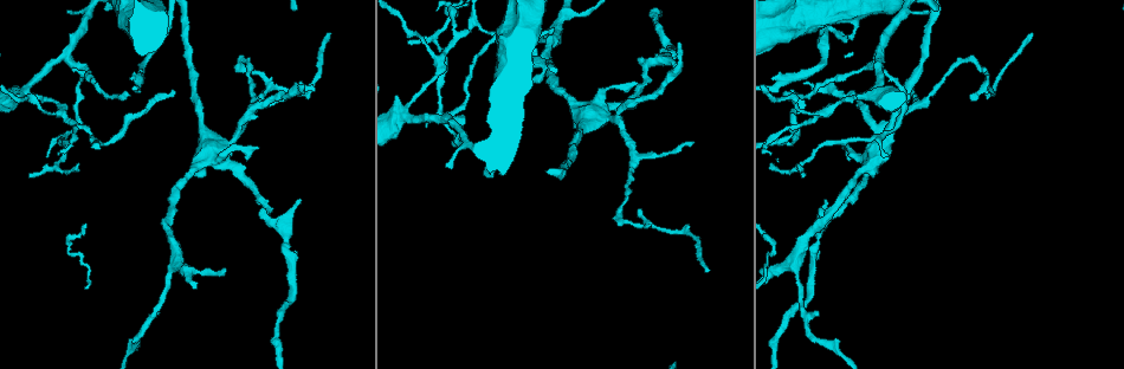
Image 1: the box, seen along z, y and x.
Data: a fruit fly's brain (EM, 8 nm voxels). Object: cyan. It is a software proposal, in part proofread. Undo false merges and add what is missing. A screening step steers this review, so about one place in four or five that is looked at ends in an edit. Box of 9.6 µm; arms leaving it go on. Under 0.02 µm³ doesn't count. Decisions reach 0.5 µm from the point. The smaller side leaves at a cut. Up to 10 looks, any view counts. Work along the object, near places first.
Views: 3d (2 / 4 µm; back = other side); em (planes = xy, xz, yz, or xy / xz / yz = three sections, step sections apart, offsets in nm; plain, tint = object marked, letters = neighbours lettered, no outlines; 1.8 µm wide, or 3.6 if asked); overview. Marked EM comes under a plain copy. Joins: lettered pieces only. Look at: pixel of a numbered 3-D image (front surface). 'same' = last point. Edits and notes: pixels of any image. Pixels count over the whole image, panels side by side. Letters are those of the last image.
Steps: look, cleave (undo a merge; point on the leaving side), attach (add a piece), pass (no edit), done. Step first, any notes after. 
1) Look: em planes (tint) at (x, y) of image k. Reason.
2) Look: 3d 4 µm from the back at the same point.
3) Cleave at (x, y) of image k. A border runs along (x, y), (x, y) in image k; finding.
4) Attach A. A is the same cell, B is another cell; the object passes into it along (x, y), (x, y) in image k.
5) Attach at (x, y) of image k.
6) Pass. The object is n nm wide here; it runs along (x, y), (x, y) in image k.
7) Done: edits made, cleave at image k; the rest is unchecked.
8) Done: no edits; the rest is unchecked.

Look: em planes (letters) at (972, 58) of image 1. Abrupt turn.

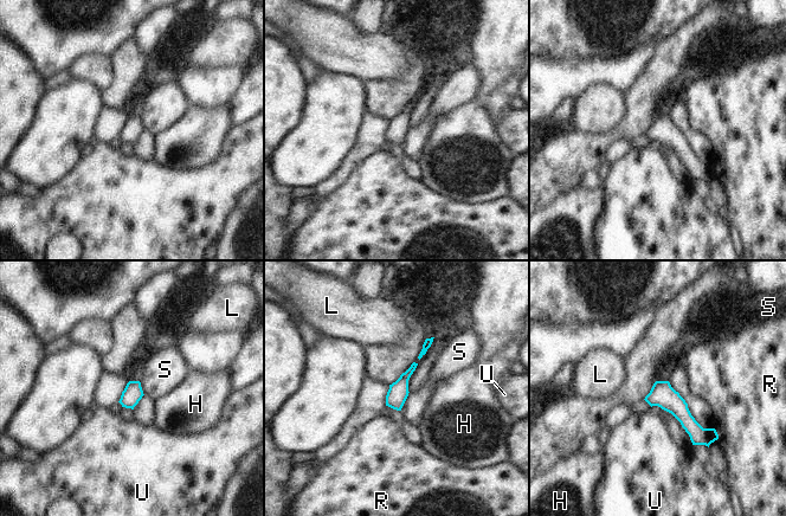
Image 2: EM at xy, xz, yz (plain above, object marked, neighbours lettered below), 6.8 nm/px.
Pass. The object is 140 nm wide here; H, L, R, S and U are other cells; a border runs along (410, 392), (400, 410) in image 2; continuous, no second neuron.

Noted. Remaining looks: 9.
Look: em 3.6 µm planes (letters) at (255, 101) of image 1. Arms part here.

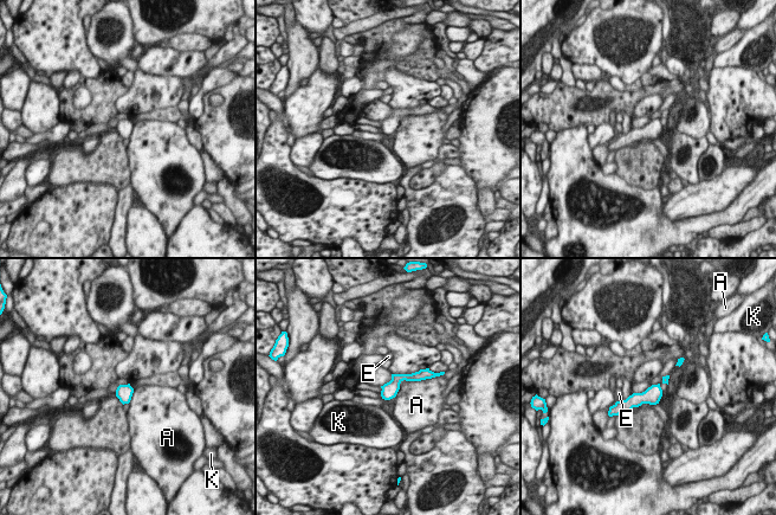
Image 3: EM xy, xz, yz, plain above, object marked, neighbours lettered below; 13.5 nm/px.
Pass. The longest contact is with A, 300 nm; A, E and K are other cells; a border runs along (427, 378), (406, 381) in image 3; one neuron here.

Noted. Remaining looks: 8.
Look: 3d 4 µm at (830, 28) of image 1. Abrupt turn.

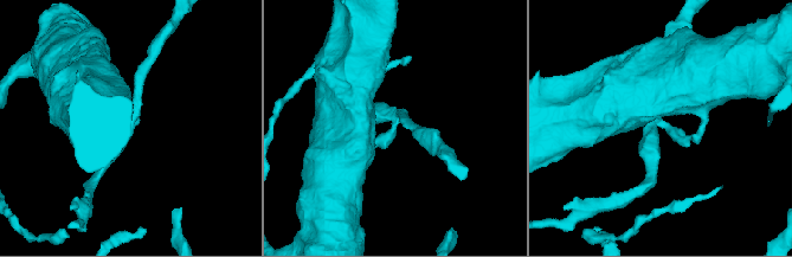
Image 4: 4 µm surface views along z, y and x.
Look: em planes (letters) at (394, 124) of image 4.

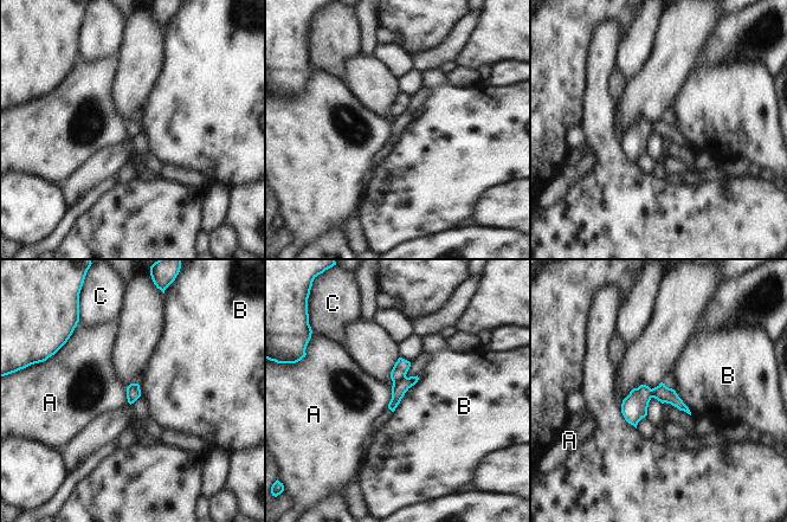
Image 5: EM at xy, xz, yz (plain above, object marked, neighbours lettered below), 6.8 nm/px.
Cleave at (401, 366) of image 5. The object is 100 nm wide here; the longest contact is with B, 300 nm; A, B and C are other cells; a second neuron is stuck on.

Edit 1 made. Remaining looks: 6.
Look: 3d 4 µm at (804, 82) of image 1. Tapers out.

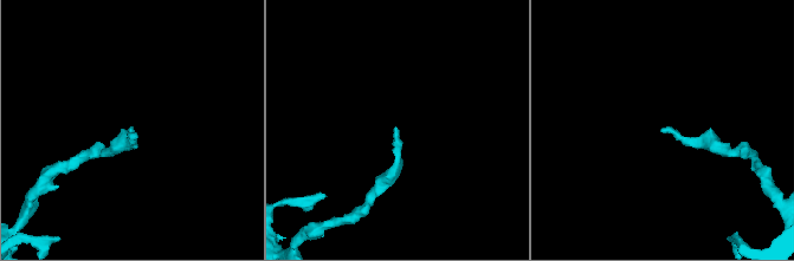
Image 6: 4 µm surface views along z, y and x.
Look: em planes (letters) at (662, 131) of image 6.

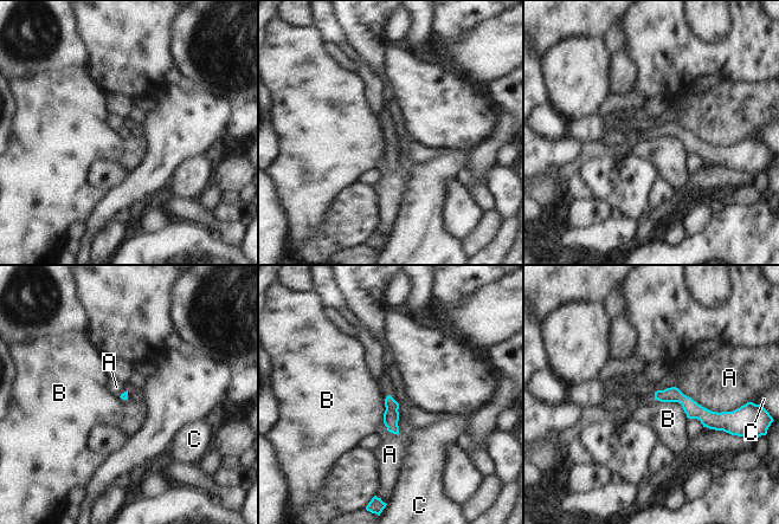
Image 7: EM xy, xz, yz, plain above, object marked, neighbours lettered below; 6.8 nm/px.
Pass. A, B and C are other cells; no lettered piece goes on from it.

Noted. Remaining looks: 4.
Done: edits made, cleave at image 5; the rest is unchecked.

